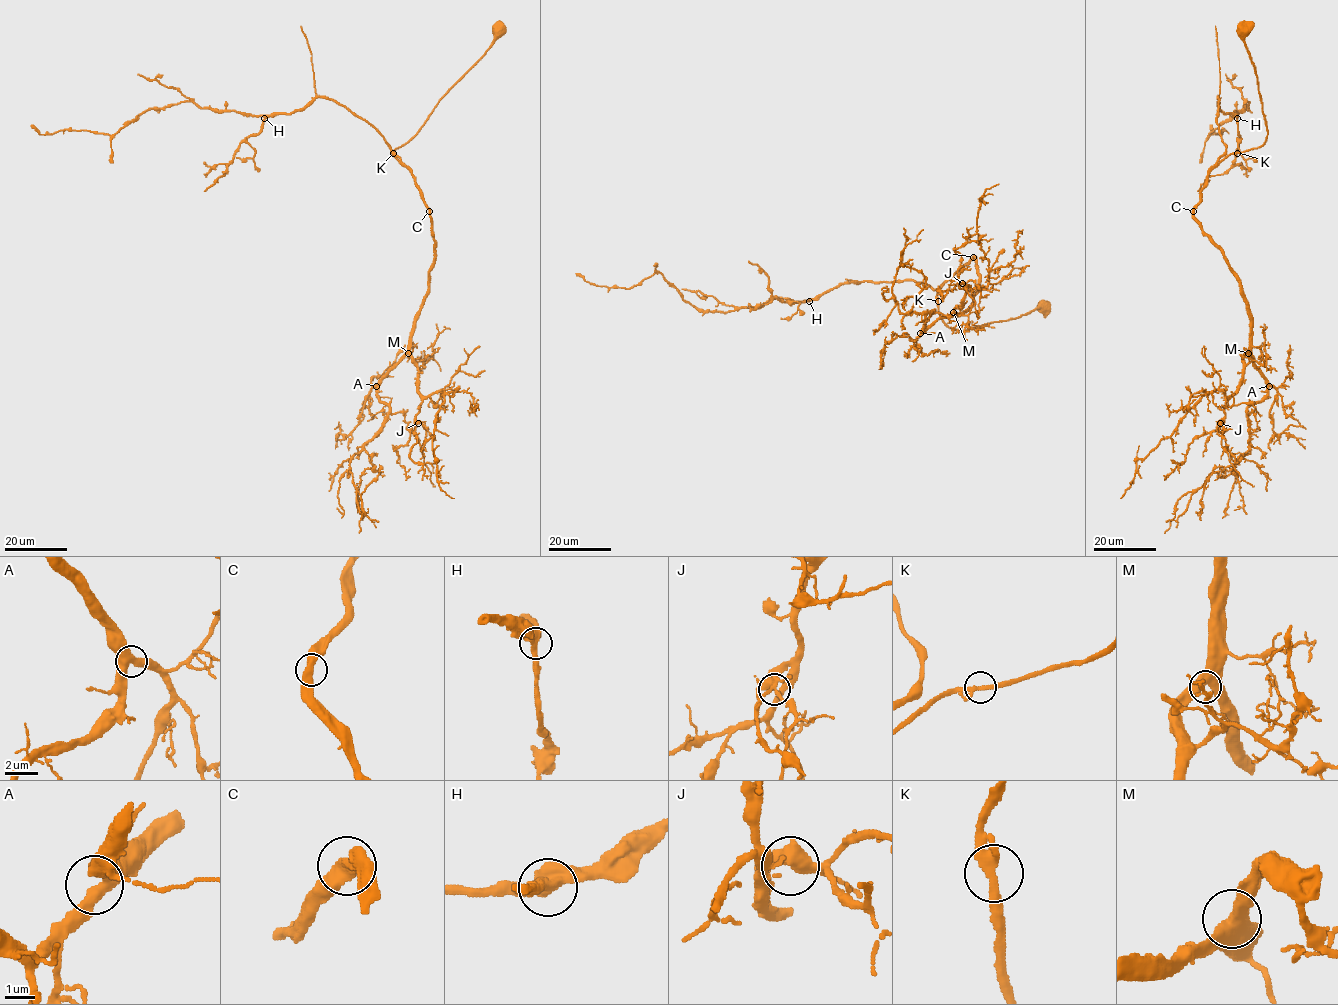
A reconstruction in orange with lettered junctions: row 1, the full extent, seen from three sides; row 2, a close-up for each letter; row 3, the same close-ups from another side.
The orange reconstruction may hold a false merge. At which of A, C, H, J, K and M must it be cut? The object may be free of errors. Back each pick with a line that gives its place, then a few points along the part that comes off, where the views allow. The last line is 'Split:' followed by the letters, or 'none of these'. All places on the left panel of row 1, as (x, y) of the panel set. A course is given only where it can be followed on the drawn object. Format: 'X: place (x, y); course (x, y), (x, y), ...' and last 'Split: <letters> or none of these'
Split: none of these

